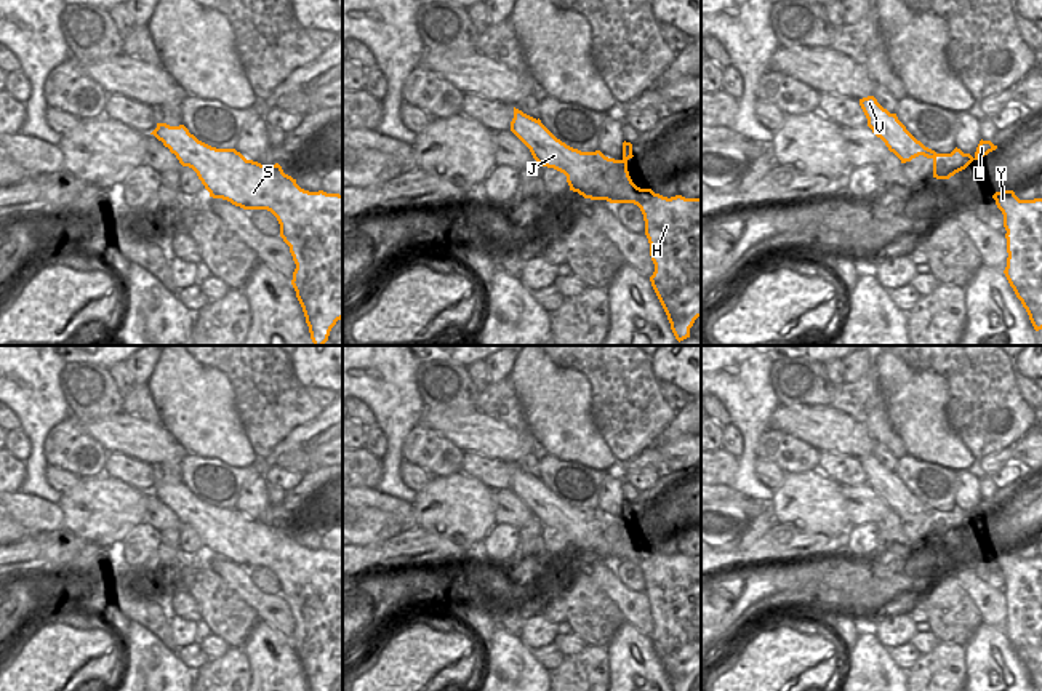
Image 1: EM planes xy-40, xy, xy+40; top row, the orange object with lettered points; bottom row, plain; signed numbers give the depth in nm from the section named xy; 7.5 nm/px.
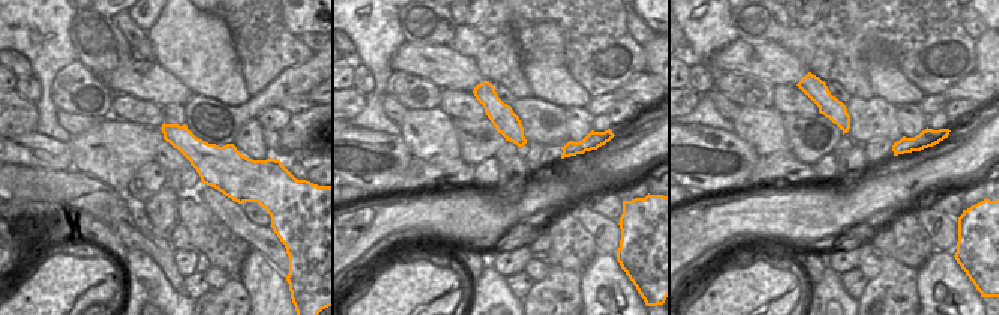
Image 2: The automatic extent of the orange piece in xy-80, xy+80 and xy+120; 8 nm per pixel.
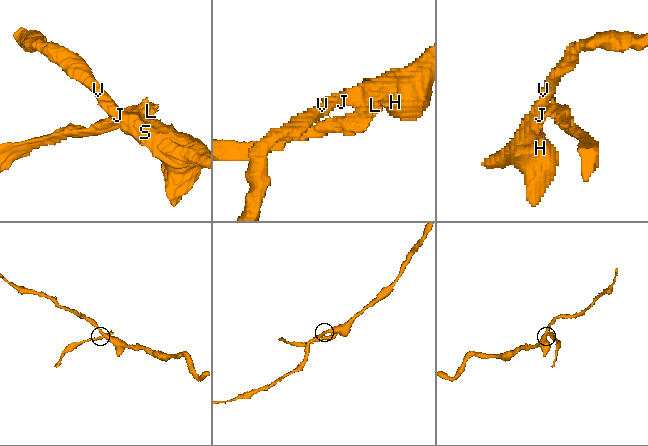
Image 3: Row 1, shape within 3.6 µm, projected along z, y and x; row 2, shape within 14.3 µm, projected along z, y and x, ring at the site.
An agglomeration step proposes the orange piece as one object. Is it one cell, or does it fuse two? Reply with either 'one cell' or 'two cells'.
two cells

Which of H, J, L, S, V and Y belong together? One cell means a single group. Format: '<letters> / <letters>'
H J S V Y / L

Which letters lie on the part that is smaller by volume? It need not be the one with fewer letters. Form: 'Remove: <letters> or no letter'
Remove: L

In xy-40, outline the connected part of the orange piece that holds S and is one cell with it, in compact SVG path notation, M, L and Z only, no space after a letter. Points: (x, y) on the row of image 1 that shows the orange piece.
M157 123L150 133L182 166L192 168L213 198L222 198L243 210L267 210L280 224L280 237L290 246L296 264L291 285L303 307L314 346L328 341L331 328L343 318L343 195L309 192L285 174L279 163L261 165L246 160L235 149L216 149L198 141L184 125Z

